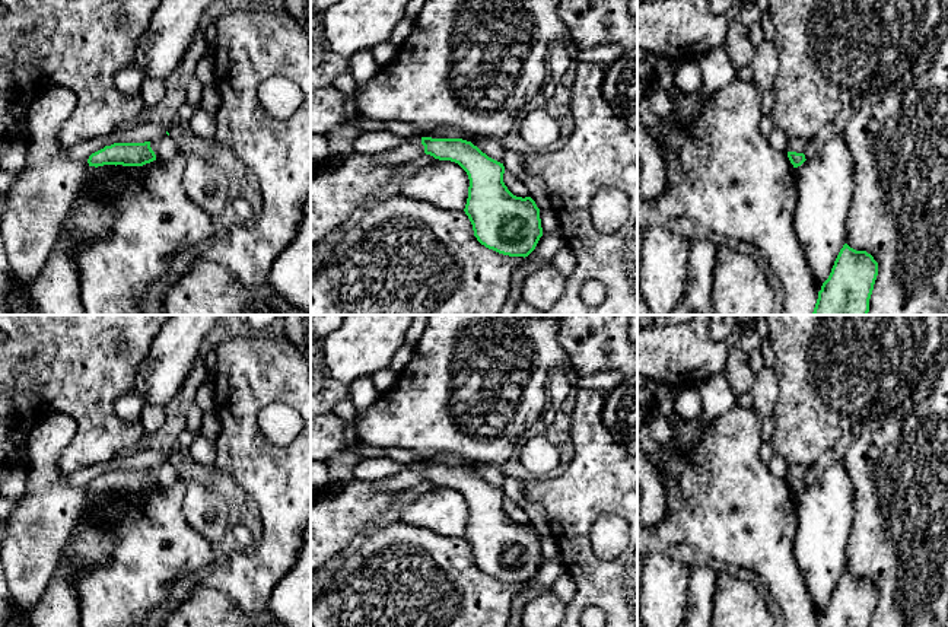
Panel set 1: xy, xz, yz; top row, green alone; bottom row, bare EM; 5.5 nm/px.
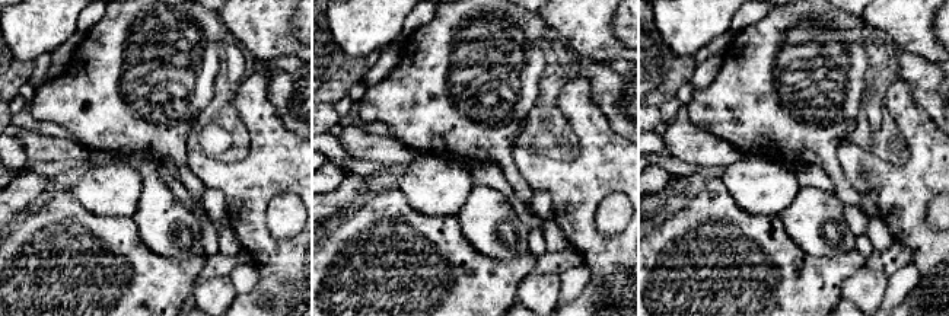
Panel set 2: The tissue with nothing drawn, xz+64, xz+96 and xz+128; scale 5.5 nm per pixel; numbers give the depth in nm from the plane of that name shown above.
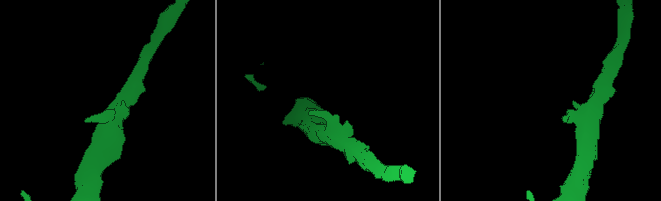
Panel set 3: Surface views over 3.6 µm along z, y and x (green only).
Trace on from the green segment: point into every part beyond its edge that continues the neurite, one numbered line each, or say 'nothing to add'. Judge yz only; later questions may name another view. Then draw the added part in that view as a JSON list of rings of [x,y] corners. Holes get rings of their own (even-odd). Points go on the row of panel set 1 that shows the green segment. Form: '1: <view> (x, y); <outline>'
nothing to add

